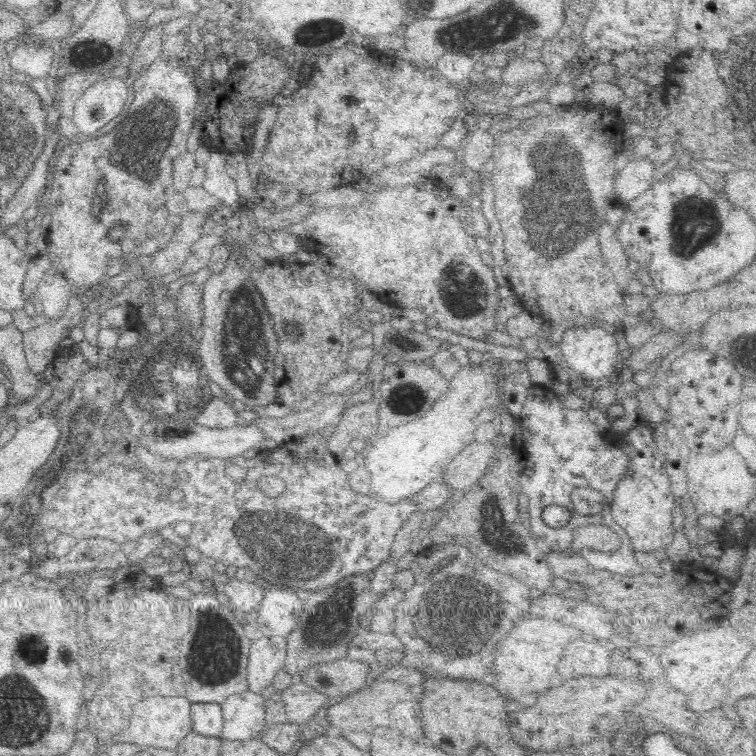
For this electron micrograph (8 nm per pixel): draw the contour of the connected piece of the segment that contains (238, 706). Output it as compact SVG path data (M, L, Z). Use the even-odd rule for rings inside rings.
M236 694L222 704L224 738L250 740L260 734L264 724L264 700L258 694Z

